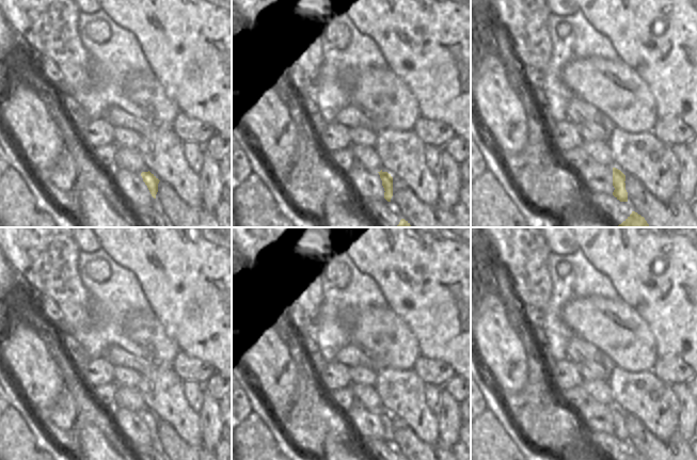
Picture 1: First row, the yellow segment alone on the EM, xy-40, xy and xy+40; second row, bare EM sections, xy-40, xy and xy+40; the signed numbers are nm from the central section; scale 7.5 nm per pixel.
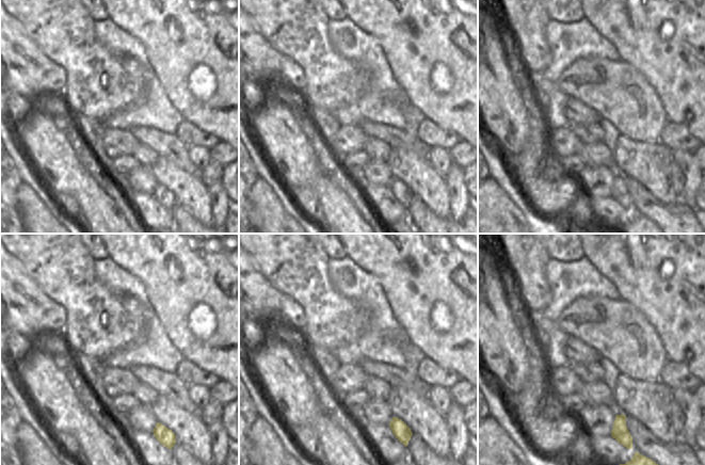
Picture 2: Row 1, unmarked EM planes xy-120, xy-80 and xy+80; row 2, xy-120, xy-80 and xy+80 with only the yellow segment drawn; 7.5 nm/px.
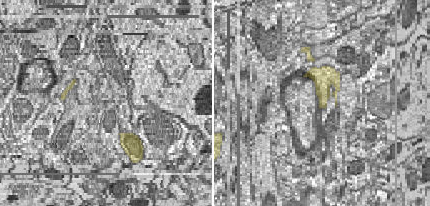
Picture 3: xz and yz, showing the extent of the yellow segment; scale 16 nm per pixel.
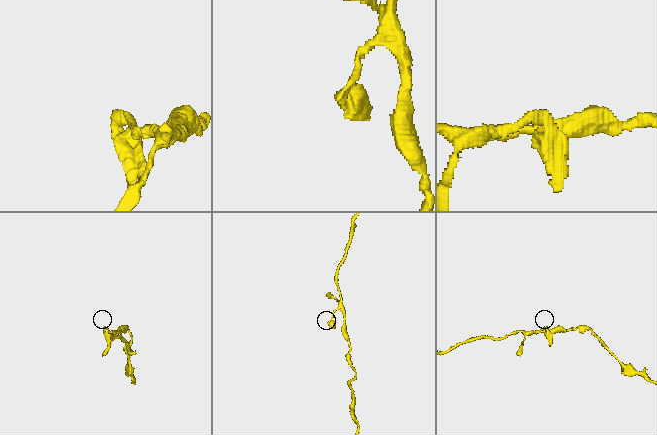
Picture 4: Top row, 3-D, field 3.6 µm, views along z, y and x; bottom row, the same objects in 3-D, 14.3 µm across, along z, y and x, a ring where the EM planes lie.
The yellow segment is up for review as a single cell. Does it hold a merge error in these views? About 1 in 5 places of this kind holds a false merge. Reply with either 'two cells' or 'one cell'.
one cell

